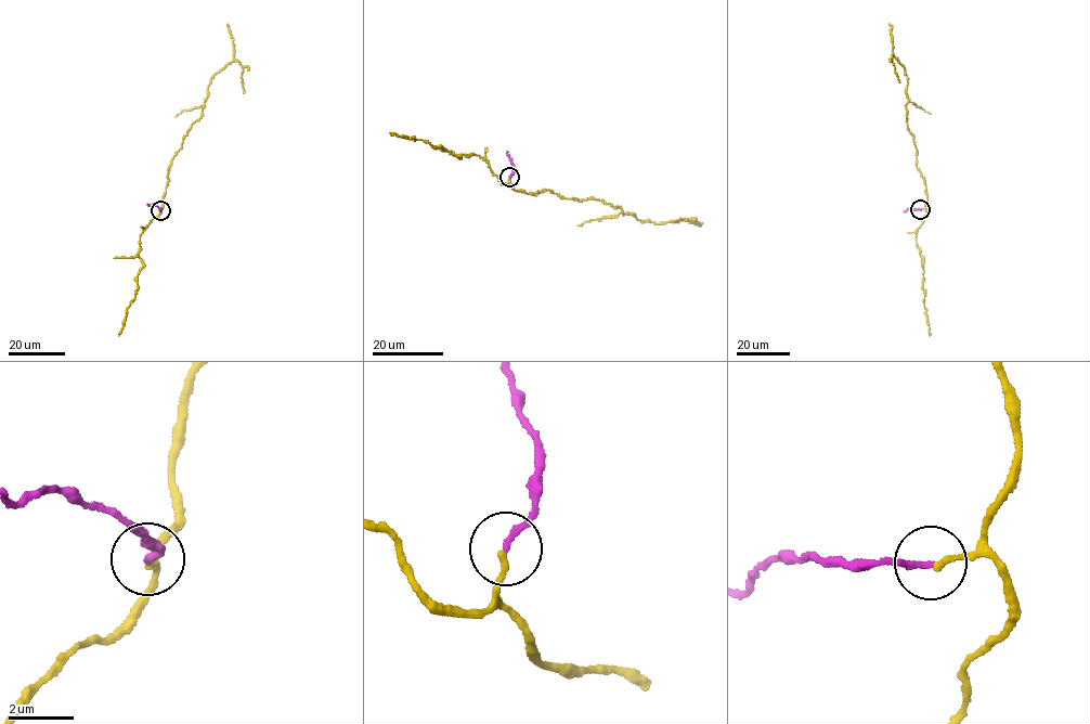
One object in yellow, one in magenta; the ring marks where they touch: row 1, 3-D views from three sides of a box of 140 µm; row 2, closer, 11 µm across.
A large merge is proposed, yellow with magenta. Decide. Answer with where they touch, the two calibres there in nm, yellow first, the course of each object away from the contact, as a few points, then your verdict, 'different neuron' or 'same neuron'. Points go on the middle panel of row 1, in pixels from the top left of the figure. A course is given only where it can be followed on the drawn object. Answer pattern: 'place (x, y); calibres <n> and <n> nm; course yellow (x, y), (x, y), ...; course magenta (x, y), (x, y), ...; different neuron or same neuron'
place (509, 177); calibres 170 and 190 nm; course yellow (510, 178), (513, 189), (527, 194), (548, 190), (563, 197), (597, 199), (644, 221), (689, 220), (672, 222); course magenta (510, 178), (514, 166), (508, 152); same neuron

